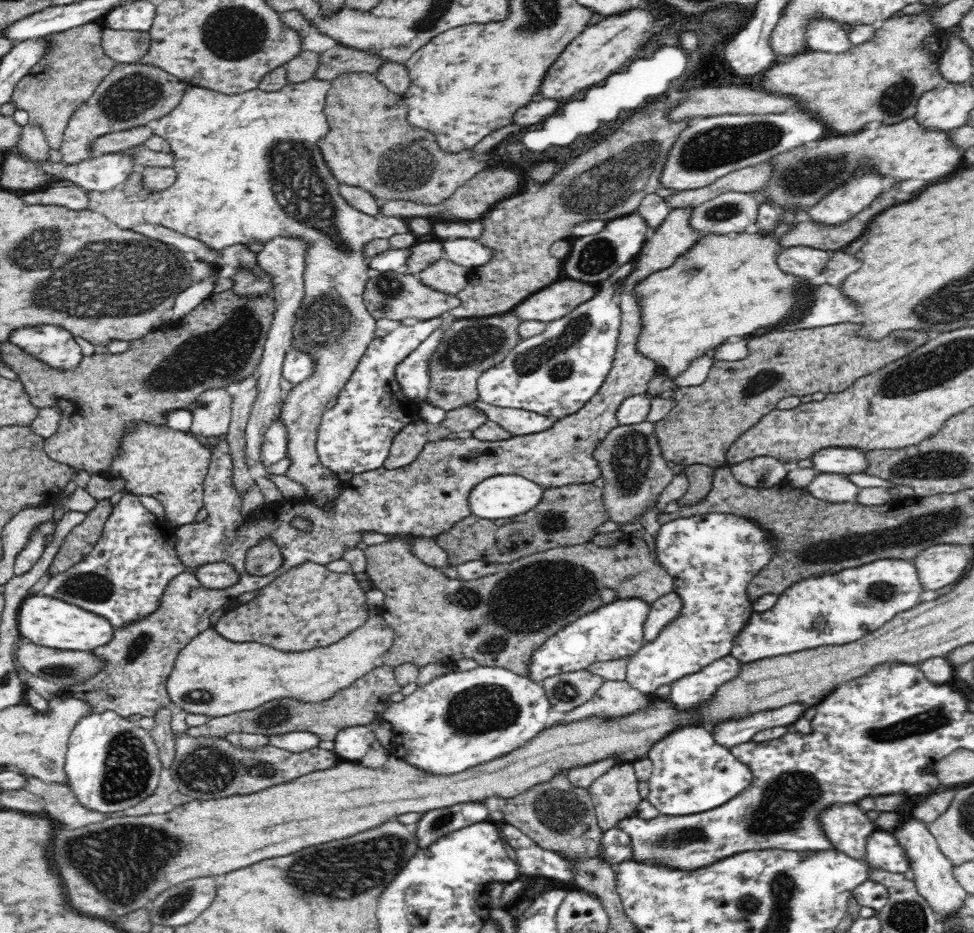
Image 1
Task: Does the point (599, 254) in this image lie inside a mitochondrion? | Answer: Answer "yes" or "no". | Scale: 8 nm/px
yes

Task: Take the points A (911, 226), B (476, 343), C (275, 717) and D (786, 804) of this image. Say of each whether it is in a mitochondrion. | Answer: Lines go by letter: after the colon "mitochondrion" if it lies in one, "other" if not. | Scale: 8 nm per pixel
A: other
B: mitochondrion
C: mitochondrion
D: mitochondrion

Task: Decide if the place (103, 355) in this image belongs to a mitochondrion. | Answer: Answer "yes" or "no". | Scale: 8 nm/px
no

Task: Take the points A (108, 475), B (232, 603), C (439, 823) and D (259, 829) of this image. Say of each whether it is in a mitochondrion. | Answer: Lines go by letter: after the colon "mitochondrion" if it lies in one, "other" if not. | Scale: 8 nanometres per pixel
A: other
B: other
C: mitochondrion
D: other

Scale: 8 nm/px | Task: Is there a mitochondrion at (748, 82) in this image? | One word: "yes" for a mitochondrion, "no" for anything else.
no

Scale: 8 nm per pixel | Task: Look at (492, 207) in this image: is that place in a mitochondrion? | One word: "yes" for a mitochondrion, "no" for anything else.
no

